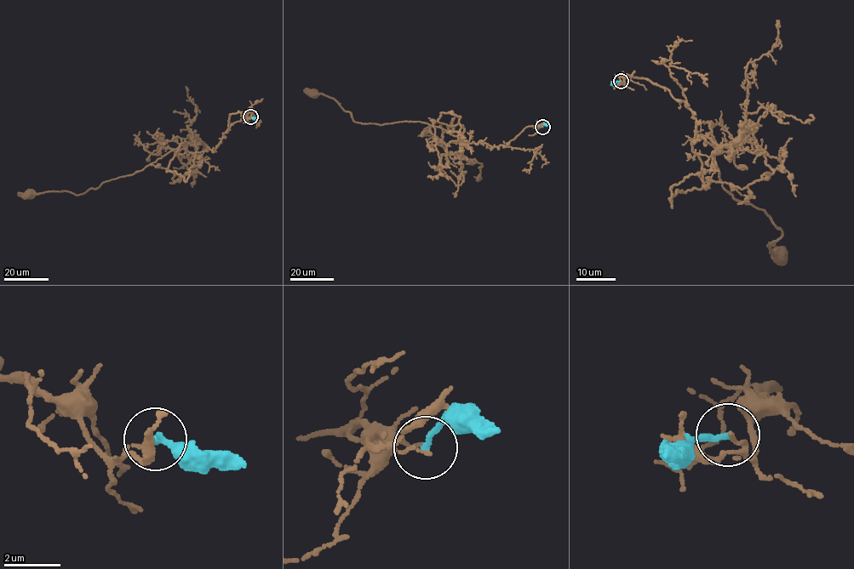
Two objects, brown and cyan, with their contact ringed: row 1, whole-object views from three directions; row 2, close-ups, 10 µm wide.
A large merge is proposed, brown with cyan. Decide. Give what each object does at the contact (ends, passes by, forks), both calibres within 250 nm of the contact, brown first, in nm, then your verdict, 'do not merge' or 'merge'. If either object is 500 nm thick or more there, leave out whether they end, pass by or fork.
brown ends | cyan ends | 100/200 nm | do not merge

